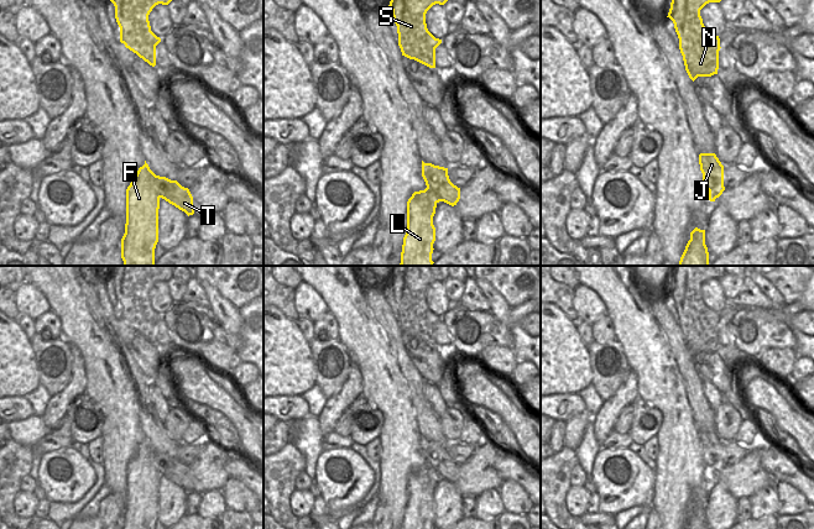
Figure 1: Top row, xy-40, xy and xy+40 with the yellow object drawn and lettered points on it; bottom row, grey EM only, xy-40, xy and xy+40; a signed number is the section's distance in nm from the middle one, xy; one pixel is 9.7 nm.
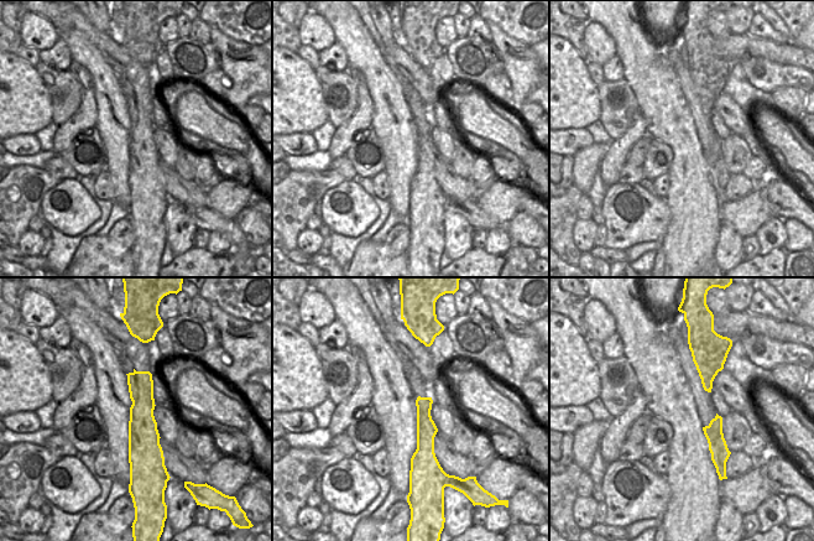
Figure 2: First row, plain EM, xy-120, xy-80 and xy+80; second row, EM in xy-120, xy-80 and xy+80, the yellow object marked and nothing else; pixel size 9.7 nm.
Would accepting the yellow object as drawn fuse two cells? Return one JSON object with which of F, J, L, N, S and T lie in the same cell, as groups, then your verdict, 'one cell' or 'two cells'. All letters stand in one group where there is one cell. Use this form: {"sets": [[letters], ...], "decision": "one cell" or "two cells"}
{"sets": [["F", "J", "L", "N", "S"], ["T"]], "decision": "two cells"}

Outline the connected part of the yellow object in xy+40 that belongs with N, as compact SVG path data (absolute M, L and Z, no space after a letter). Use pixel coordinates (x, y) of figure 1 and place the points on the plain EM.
M674 266L667 294L674 300L685 347L693 358L698 353L718 351L720 315L704 303L700 287L709 279L720 279L724 274L725 266Z

